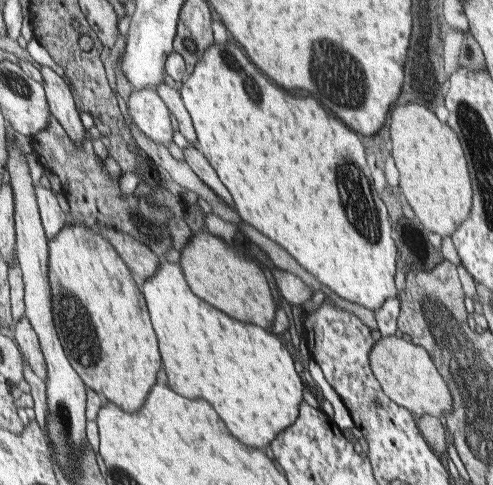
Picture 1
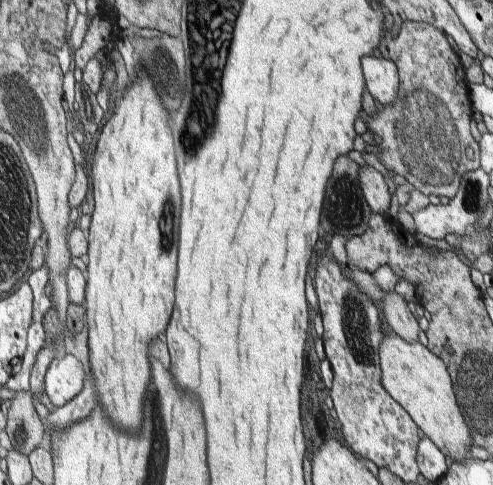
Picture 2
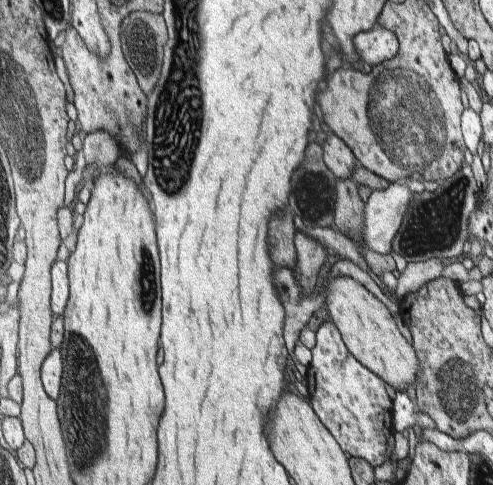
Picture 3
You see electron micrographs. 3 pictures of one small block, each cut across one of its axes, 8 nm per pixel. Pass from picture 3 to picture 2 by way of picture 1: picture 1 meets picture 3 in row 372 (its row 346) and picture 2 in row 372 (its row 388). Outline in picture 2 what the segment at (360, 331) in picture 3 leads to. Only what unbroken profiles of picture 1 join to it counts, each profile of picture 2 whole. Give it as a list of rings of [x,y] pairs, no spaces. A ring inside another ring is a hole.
[[[385,334],[383,342],[379,344],[379,358],[381,384],[389,392],[389,396],[397,400],[397,404],[401,404],[405,412],[409,412],[417,428],[443,452],[443,456],[449,456],[455,464],[465,462],[467,452],[471,446],[475,446],[475,442],[471,440],[471,432],[457,406],[453,382],[445,362],[433,356],[419,342],[409,344],[397,334]]]

